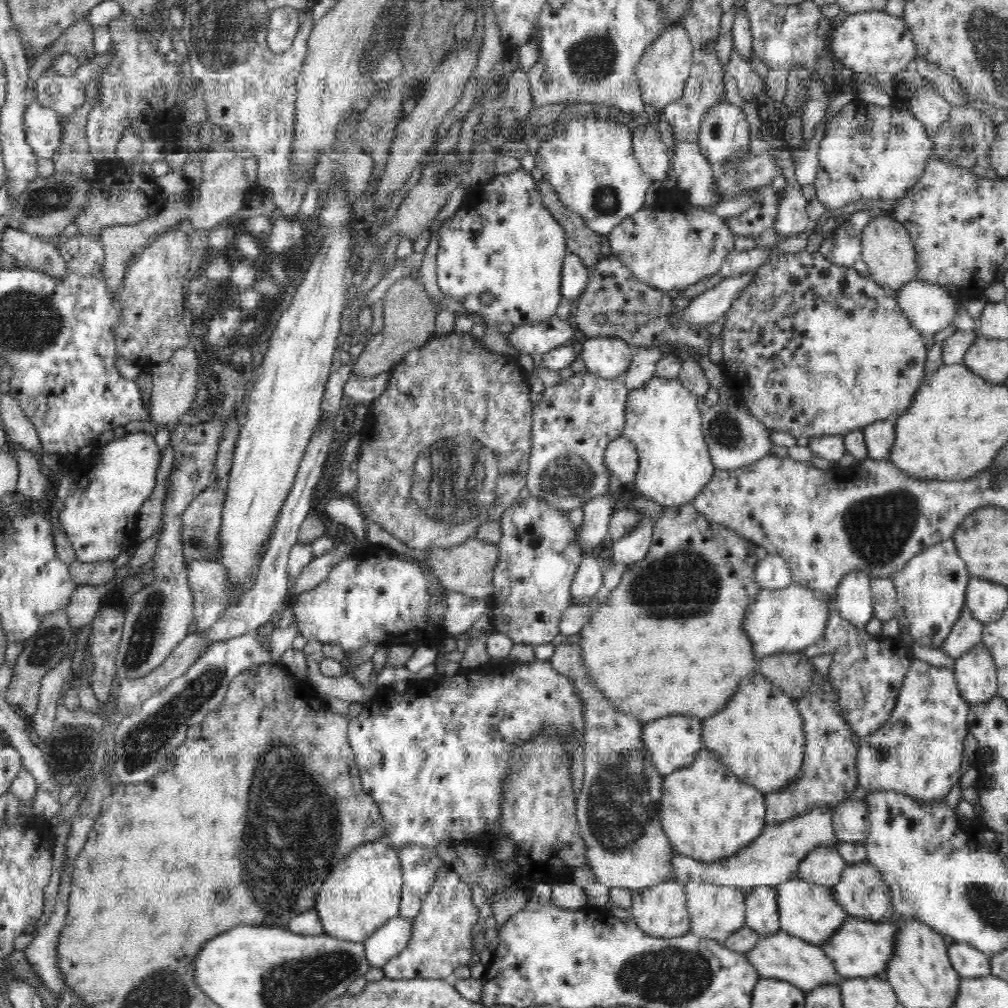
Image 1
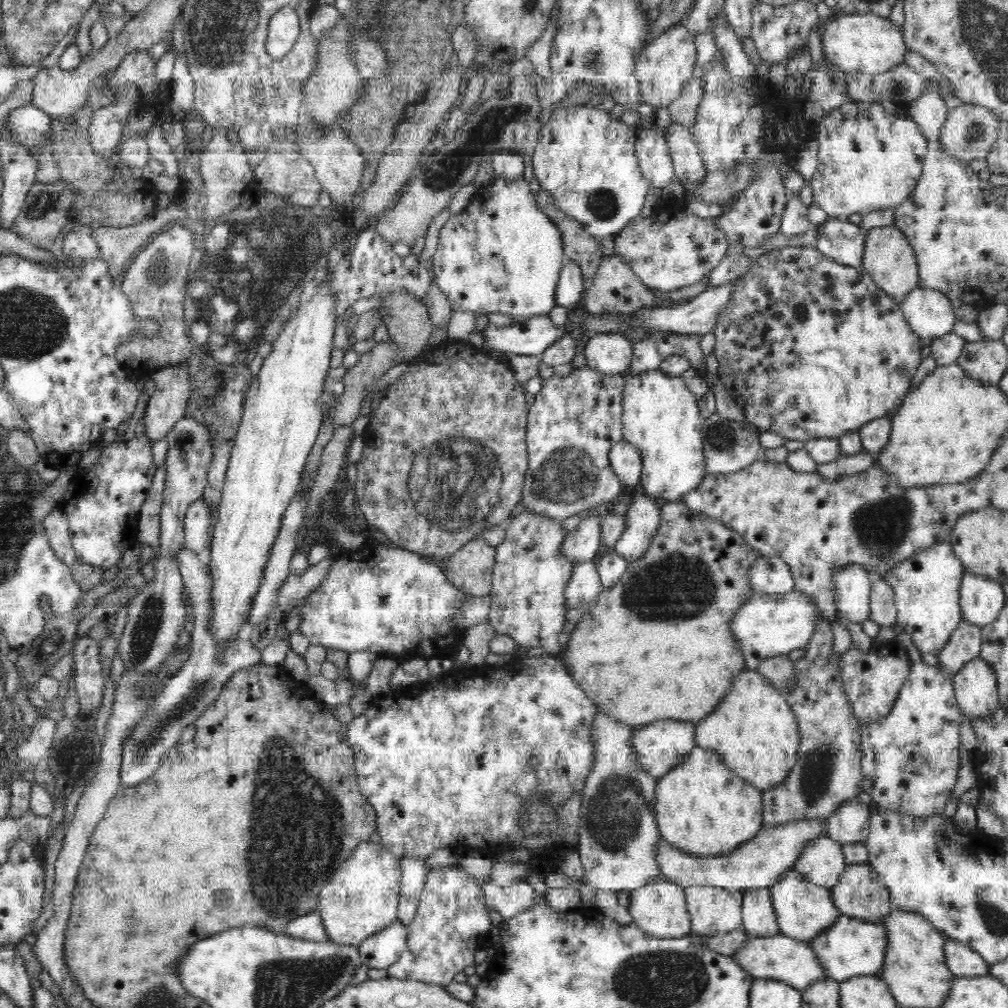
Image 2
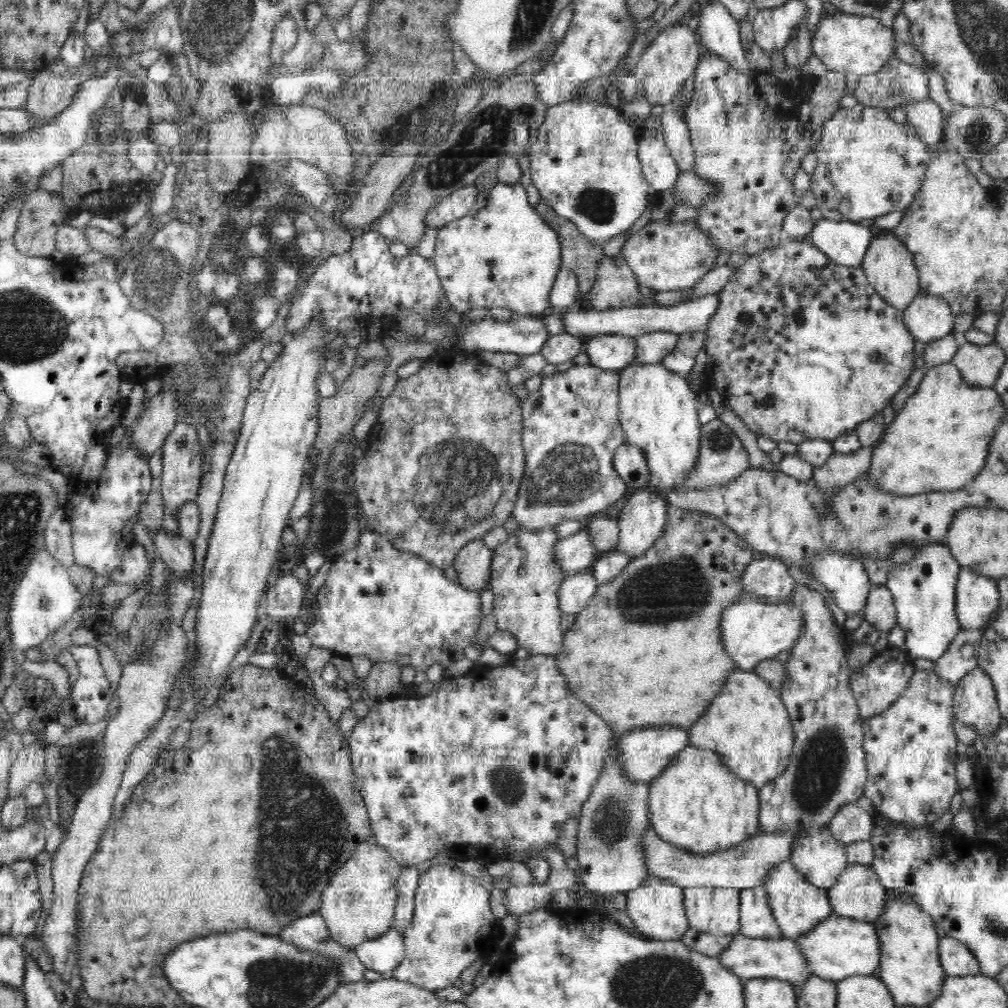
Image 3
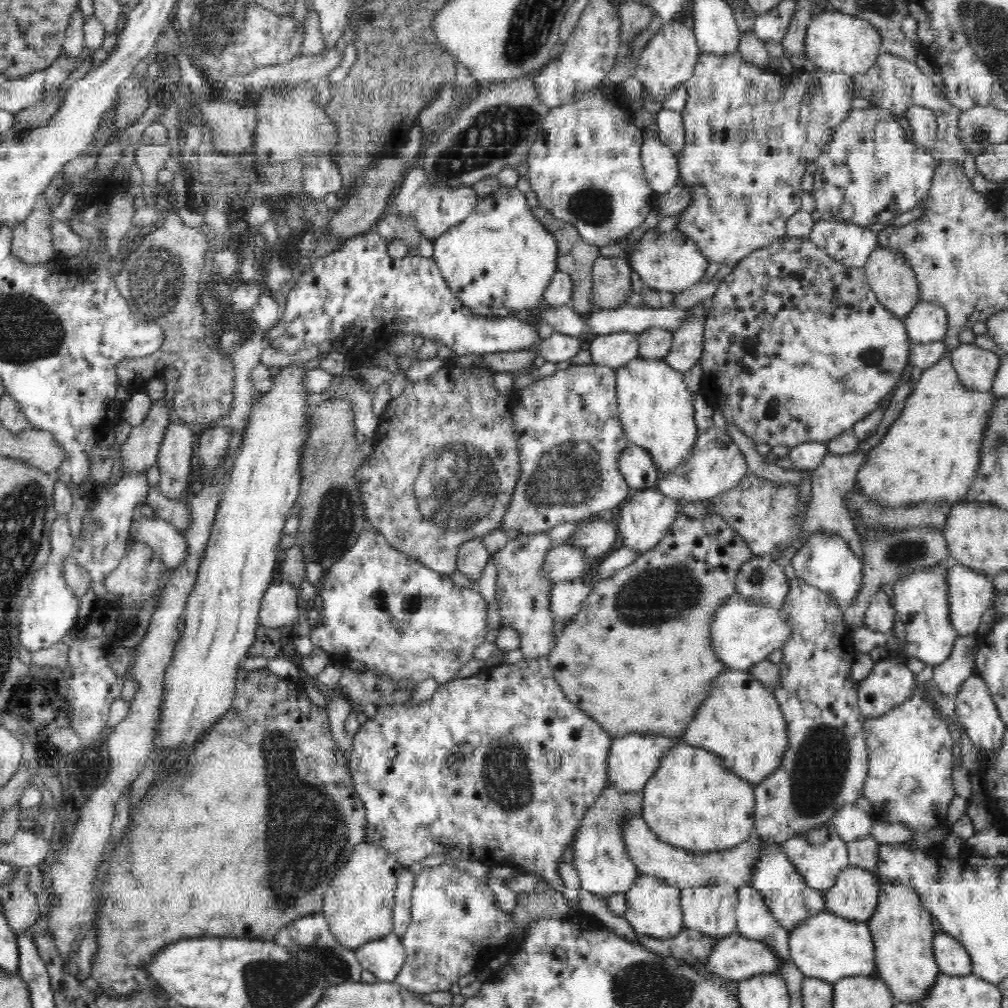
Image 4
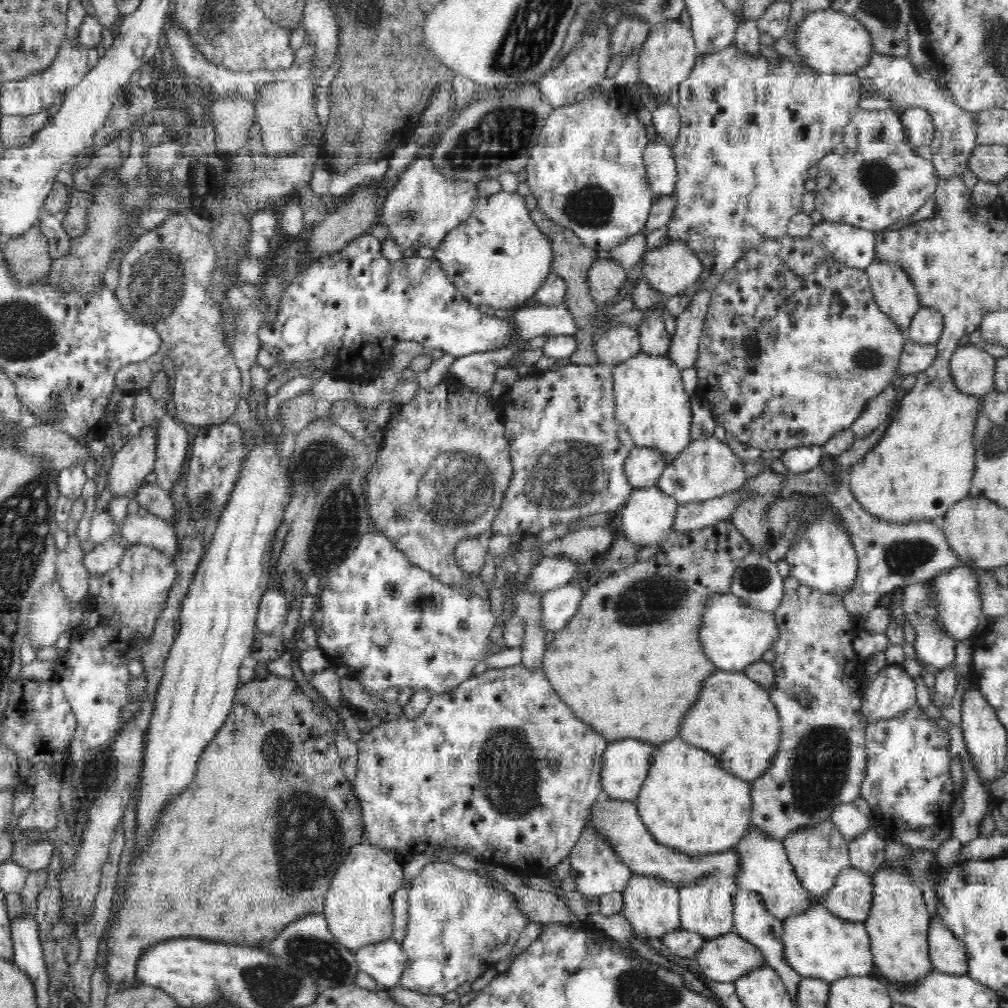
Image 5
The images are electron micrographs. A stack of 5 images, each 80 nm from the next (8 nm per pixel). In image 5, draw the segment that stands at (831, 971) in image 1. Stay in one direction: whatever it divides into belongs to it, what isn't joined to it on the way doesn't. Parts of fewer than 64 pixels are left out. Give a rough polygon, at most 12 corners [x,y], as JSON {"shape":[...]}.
{"shape":[[734,932],[706,938],[693,958],[716,982],[734,982],[768,965]]}

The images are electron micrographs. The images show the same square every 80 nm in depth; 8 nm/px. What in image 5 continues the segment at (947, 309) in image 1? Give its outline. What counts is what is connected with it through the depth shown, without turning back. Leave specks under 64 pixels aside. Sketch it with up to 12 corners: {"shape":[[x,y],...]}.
{"shape":[[921,306],[906,335],[914,343],[937,344],[943,314]]}

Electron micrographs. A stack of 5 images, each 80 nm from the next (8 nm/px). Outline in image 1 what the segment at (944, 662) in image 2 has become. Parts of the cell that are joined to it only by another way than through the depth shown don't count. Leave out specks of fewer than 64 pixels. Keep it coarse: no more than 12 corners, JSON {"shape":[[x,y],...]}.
{"shape":[[962,608],[944,655],[961,658],[981,643],[985,624]]}

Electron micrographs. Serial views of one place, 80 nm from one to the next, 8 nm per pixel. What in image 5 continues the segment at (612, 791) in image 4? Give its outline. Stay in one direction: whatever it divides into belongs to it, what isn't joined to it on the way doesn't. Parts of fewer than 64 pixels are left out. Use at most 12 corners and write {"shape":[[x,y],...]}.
{"shape":[[592,823],[568,856],[588,900],[627,888],[634,871]]}

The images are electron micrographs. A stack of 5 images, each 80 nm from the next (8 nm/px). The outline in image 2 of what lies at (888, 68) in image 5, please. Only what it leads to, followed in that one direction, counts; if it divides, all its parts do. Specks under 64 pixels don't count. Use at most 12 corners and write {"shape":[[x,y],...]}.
{"shape":[[907,63],[876,75],[851,73],[853,101],[912,102],[930,84]]}

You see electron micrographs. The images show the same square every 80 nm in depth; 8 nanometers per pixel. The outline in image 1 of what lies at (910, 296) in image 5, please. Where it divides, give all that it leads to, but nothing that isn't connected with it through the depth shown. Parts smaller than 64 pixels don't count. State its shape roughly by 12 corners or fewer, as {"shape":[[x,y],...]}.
{"shape":[[902,222],[862,232],[870,277],[896,295],[915,279],[916,251]]}

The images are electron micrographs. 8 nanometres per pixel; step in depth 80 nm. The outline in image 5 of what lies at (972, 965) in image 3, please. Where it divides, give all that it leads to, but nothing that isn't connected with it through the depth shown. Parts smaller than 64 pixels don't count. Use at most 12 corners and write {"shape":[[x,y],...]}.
{"shape":[[937,914],[927,943],[935,971],[967,974],[965,945]]}

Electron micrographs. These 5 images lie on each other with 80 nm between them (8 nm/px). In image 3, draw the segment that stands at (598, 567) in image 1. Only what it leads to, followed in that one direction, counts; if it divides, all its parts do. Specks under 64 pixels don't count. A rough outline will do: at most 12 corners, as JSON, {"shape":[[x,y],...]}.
{"shape":[[591,568],[564,577],[560,613],[578,615],[600,582]]}

